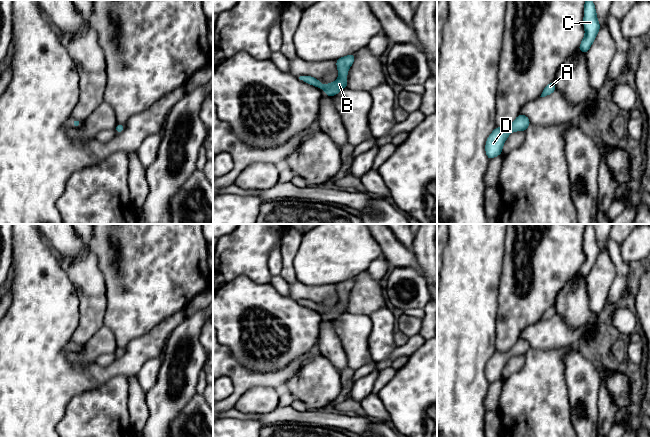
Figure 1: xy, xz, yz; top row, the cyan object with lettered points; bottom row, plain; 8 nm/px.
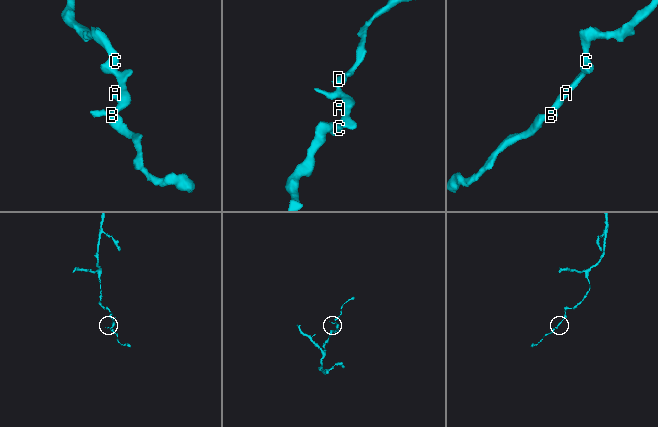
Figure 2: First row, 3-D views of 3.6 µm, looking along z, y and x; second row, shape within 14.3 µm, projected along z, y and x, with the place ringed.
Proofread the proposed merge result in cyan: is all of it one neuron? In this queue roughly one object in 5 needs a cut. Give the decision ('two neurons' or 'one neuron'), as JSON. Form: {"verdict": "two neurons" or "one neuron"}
{"verdict": "one neuron"}

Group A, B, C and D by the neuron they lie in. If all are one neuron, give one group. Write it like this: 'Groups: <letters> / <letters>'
Groups: A B C D

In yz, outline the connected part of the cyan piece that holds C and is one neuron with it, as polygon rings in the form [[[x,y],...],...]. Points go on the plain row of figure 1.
[[[585,224],[583,248],[585,252],[585,260],[578,273],[586,278],[600,254],[600,248],[592,224]]]

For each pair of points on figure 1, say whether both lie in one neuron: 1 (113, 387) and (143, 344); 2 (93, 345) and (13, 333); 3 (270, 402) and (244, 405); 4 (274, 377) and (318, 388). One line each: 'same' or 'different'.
1: different
2: different
3: same
4: different

